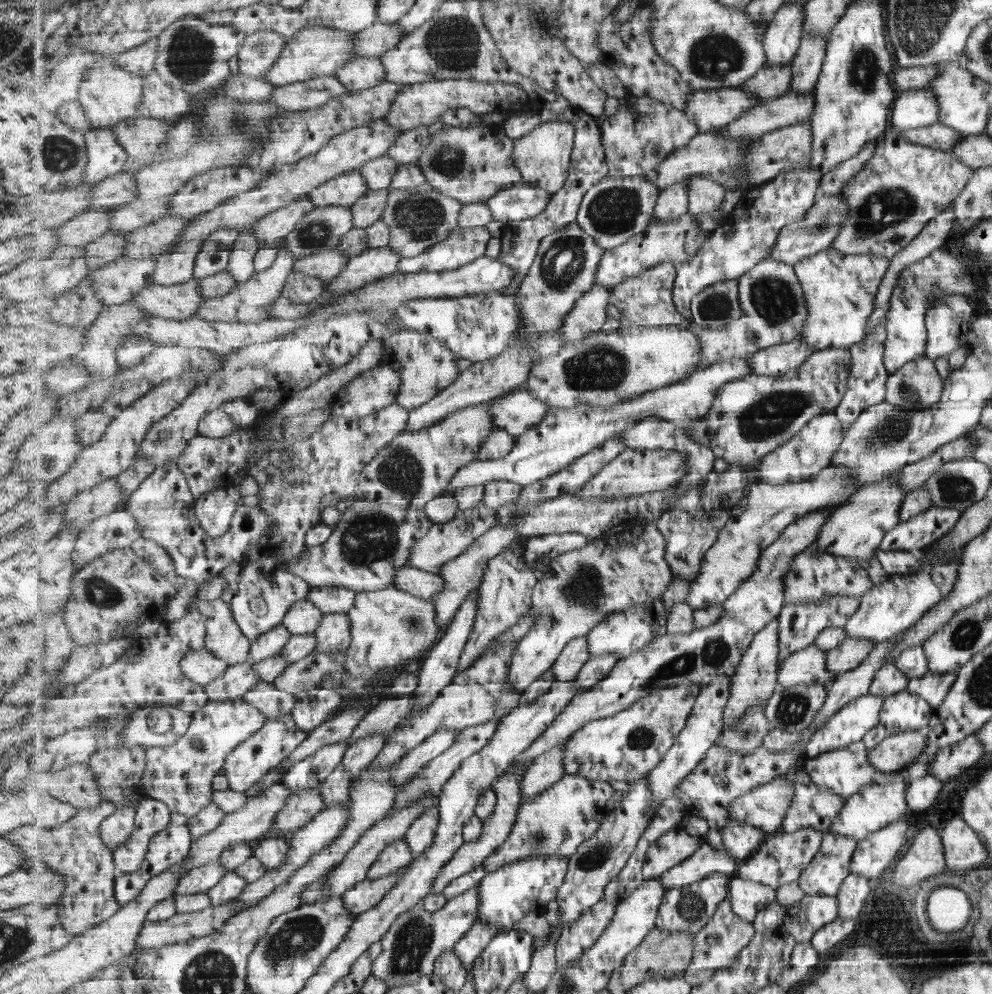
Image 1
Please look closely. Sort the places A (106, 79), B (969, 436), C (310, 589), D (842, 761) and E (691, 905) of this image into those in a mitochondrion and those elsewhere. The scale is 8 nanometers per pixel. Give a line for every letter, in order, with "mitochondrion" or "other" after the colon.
A: mitochondrion
B: other
C: other
D: other
E: mitochondrion

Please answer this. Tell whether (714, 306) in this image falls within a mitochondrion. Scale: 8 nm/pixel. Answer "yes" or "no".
yes

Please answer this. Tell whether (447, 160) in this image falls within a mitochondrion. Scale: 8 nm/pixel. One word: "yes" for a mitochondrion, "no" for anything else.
yes

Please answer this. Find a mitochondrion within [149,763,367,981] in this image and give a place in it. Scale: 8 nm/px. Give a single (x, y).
(298, 937)

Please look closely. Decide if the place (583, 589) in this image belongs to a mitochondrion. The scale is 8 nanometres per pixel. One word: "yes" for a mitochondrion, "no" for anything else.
yes

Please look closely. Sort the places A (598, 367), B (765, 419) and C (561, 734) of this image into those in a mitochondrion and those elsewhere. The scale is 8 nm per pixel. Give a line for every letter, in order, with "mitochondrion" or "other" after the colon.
A: mitochondrion
B: mitochondrion
C: other

